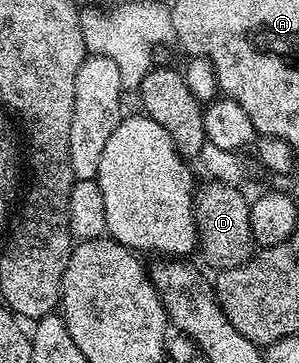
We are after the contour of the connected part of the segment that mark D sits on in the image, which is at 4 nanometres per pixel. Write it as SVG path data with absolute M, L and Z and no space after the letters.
M210 180L207 186L199 185L194 195L194 220L198 224L200 254L214 265L215 271L236 268L249 262L256 253L252 236L250 202L238 191L237 185L221 180Z

